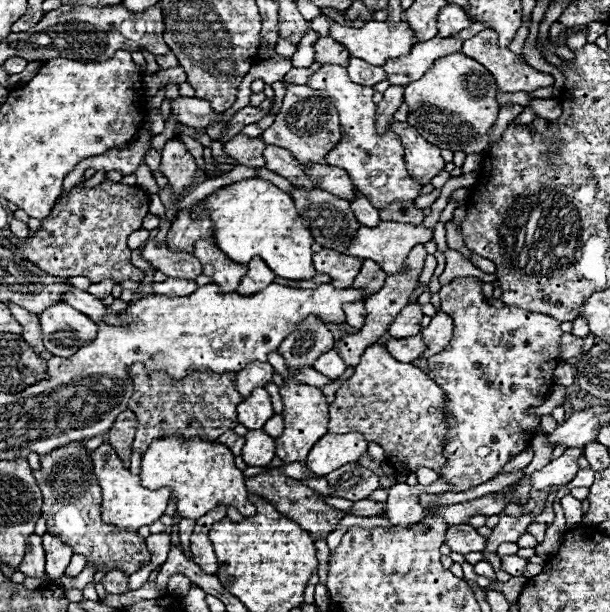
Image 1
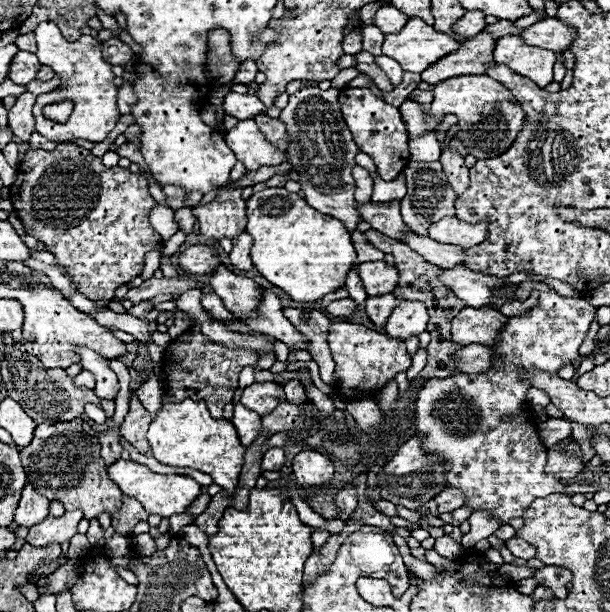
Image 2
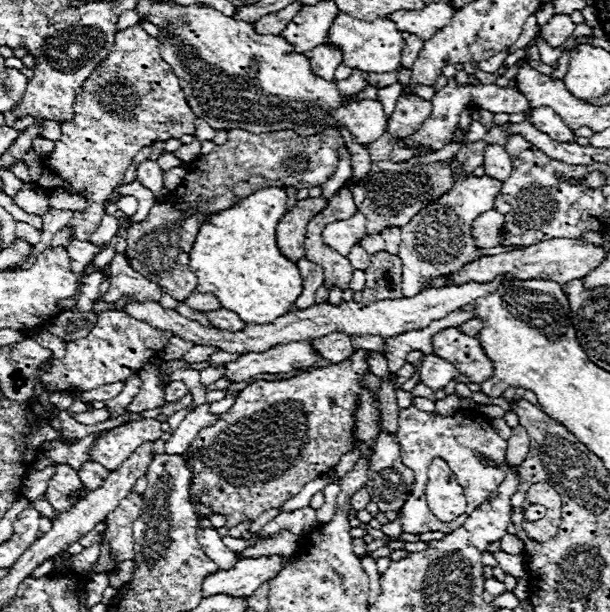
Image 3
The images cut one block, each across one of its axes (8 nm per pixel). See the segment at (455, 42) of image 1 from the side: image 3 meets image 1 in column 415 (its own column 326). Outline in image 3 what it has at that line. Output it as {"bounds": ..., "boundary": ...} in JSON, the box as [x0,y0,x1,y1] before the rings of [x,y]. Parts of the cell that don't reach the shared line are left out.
{"bounds":[308,44,342,80],"boundary":[[[322,44],[320,48],[312,50],[308,54],[312,70],[316,72],[316,76],[324,78],[324,80],[334,80],[334,70],[340,66],[342,56],[336,48],[328,48],[326,44]]]}

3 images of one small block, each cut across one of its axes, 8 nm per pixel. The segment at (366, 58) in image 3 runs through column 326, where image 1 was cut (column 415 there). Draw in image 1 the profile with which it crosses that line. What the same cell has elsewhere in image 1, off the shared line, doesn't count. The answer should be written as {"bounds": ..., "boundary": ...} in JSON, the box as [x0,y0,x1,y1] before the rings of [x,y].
{"bounds":[330,20,416,66],"boundary":[[[370,20],[362,28],[332,24],[330,36],[344,44],[352,56],[362,58],[374,66],[384,66],[388,60],[408,54],[416,44],[416,36],[408,22],[388,24]]]}

